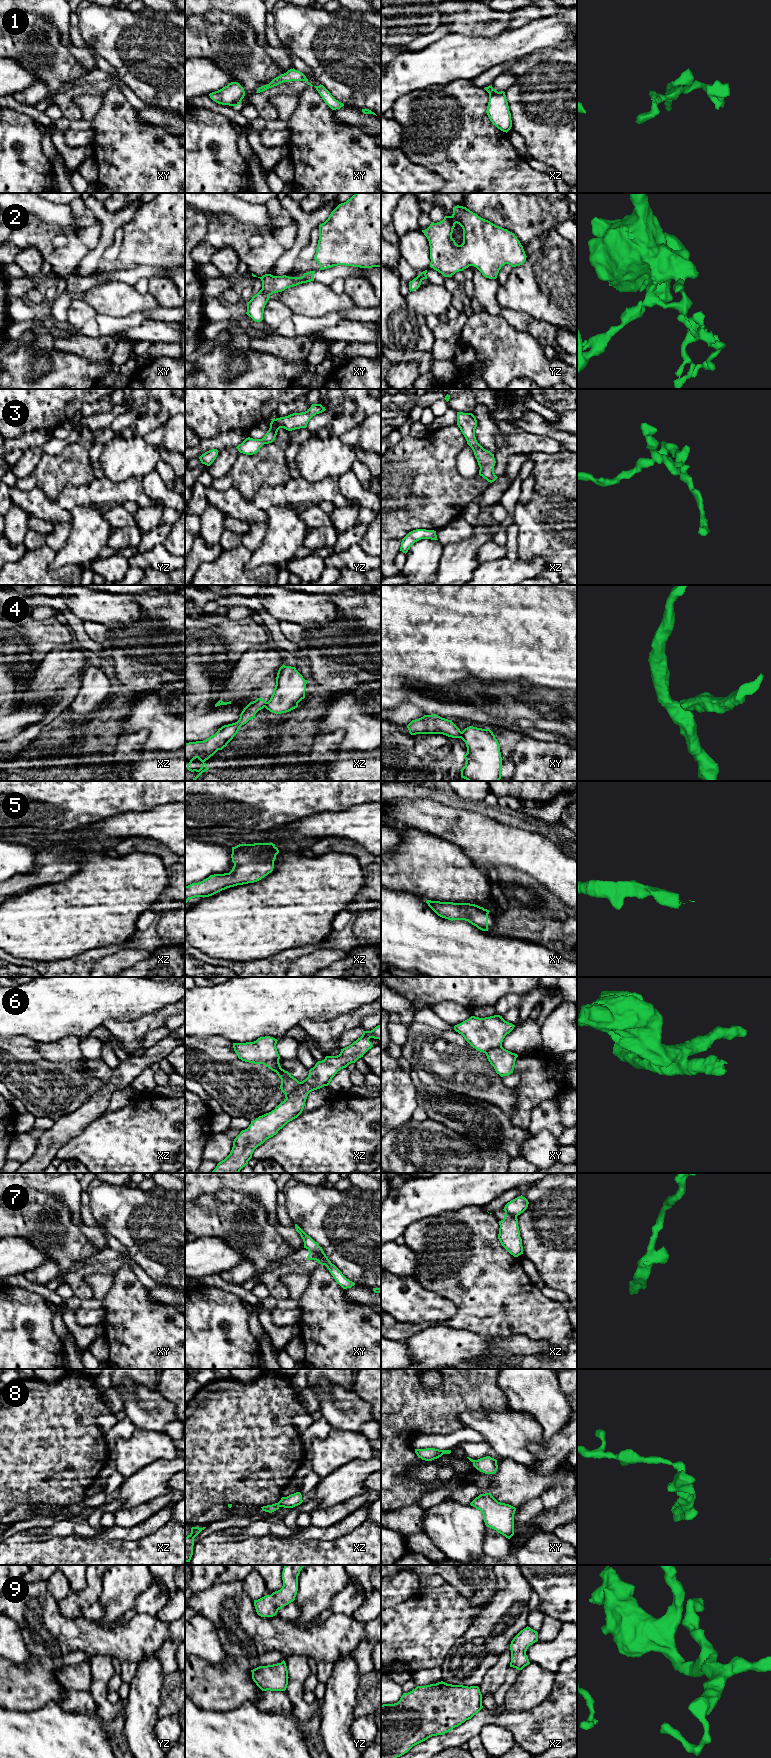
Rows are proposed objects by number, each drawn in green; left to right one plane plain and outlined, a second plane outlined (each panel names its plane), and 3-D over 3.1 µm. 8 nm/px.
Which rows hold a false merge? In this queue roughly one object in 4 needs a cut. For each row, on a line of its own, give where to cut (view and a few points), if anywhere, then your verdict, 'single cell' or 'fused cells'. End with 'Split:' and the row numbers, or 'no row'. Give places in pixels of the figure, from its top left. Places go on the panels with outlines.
1: cut none; single cell
2: cut xy (320, 268), (323, 269); fused cells
3: cut none; single cell
4: cut xy (460, 732), (461, 737); fused cells
5: cut none; single cell
6: cut xz (300, 1082), (286, 1098); fused cells
7: cut xy (308, 1249), (324, 1264), (331, 1263); fused cells
8: cut none; single cell
9: cut none; single cell
Split: 2, 4, 6, 7

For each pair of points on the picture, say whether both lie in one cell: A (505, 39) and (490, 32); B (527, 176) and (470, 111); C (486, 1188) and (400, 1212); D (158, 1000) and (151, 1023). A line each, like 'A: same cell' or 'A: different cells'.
A: different cells
B: same cell
C: same cell
D: different cells

